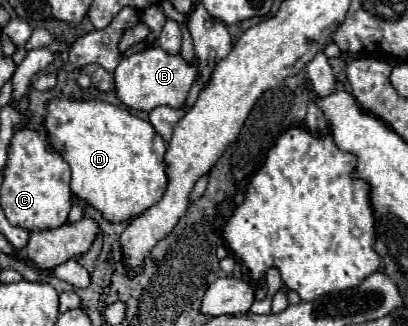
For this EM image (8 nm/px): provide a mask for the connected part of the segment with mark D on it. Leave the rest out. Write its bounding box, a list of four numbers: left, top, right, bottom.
[44,98,166,224]

